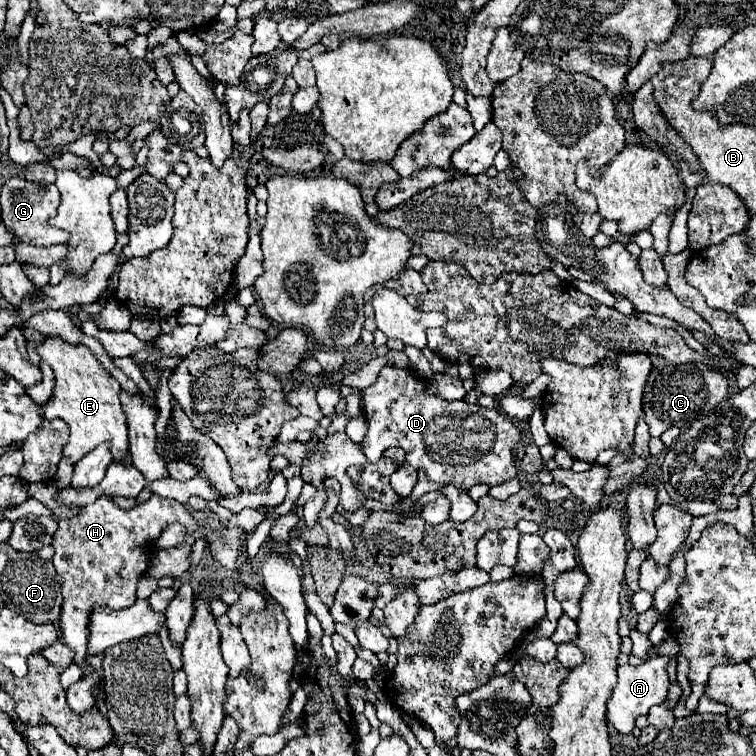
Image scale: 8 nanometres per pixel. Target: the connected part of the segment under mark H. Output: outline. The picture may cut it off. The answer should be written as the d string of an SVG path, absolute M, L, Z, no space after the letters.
M103 495L95 503L83 507L73 519L59 521L59 529L51 543L55 549L53 565L63 579L63 609L59 621L63 639L75 651L75 663L83 667L85 675L95 671L93 667L85 665L89 635L87 623L91 607L131 607L137 601L137 583L149 567L147 543L157 539L161 531L171 523L183 525L189 533L199 527L193 515L181 503L159 495L151 495L149 501L129 511L119 509L111 497Z

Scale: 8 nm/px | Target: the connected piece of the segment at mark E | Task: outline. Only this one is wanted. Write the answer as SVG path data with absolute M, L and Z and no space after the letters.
M47 337L45 343L41 343L37 347L37 353L41 355L43 361L47 361L55 373L55 397L53 401L49 401L45 405L45 419L53 421L53 419L63 419L67 425L69 425L69 441L67 445L63 447L63 457L71 461L71 465L79 463L79 459L83 455L87 455L89 451L93 451L97 445L101 443L109 443L109 451L111 451L111 457L113 457L113 463L123 463L127 453L129 453L129 437L127 437L127 417L121 409L121 401L119 401L119 383L117 379L101 367L99 361L95 361L95 355L91 355L91 351L83 345L71 345L63 339L57 339L57 337Z

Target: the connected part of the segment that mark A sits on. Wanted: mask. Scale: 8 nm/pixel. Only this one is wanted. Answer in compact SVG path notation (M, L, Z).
M659 653L657 657L645 661L639 667L633 665L623 665L617 669L617 687L613 689L613 695L607 703L607 721L615 727L615 731L629 735L635 727L635 719L639 715L647 715L647 711L653 705L661 705L667 699L667 689L669 689L669 677L667 677L667 661L669 657Z

